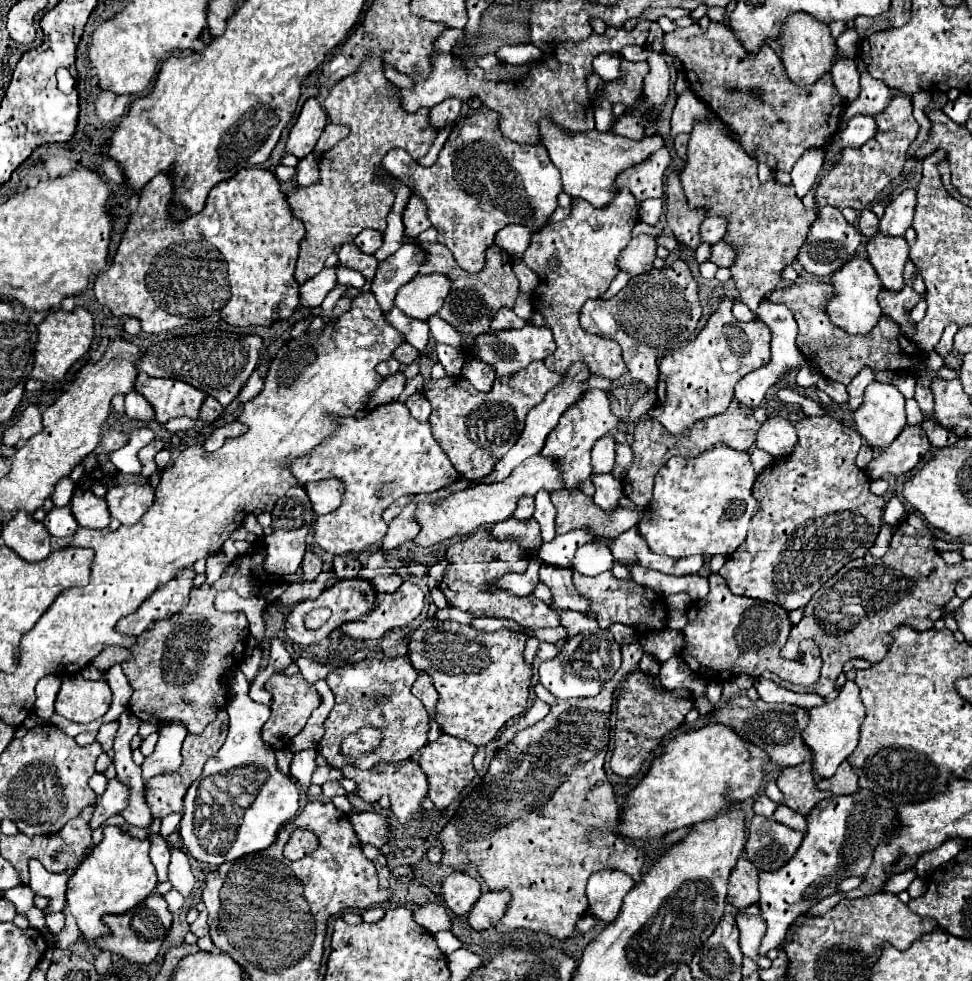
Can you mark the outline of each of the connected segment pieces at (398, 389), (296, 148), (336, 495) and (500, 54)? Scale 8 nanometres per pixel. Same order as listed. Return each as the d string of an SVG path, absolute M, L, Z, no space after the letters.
M398 371L394 375L388 375L384 377L384 381L368 395L368 401L366 401L366 409L374 409L376 405L384 405L388 401L396 401L398 395L402 393L404 389L404 375Z
M310 97L298 115L298 121L290 129L286 151L298 159L306 157L308 153L312 153L324 127L326 127L326 113L320 107L320 103L314 97Z
M336 479L304 485L304 489L312 501L312 509L316 515L332 513L340 505L340 497L344 495L344 485L340 485L340 481Z
M514 45L514 47L500 47L494 53L500 61L510 63L510 65L520 65L520 63L530 63L530 61L542 61L542 51L534 45Z

